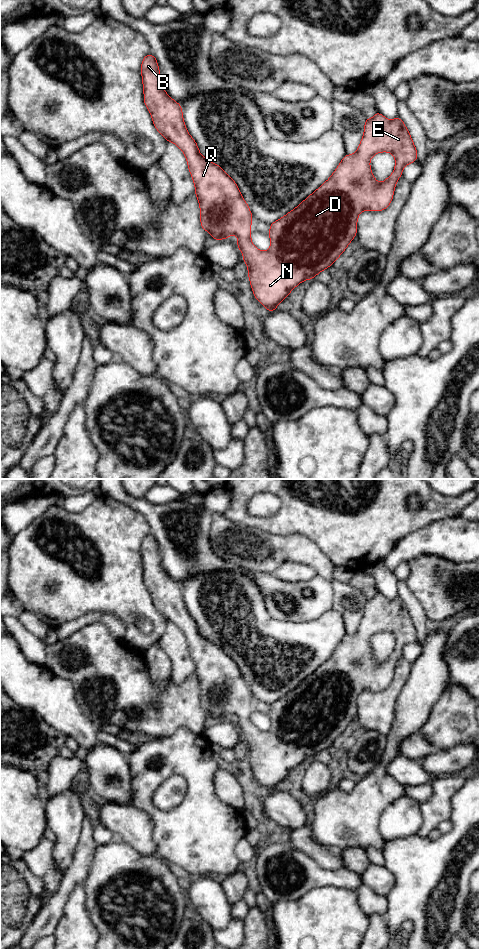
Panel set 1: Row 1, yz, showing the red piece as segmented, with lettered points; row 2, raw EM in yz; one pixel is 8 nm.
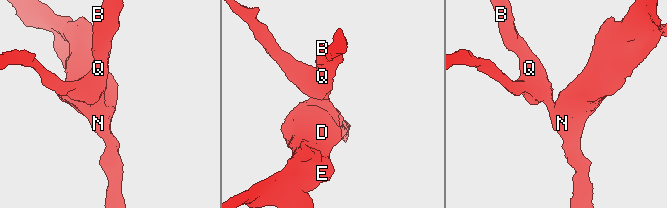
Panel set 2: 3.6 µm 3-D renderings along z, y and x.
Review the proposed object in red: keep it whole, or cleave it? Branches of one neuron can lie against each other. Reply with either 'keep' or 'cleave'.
keep

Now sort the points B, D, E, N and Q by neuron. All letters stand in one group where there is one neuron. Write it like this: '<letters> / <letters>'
B D E N Q

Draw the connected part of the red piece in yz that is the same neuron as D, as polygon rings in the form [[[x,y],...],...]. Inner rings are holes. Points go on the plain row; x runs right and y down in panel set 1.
[[[147,534],[143,538],[141,554],[144,583],[150,592],[155,608],[168,622],[177,625],[186,637],[188,648],[195,665],[194,673],[197,676],[200,686],[202,709],[210,713],[215,721],[227,719],[232,714],[235,714],[238,717],[237,727],[243,734],[243,741],[247,744],[248,757],[253,774],[267,791],[276,790],[277,785],[302,761],[311,760],[318,753],[330,747],[356,716],[359,694],[364,690],[377,692],[386,689],[392,681],[394,669],[398,659],[402,656],[403,648],[406,645],[417,641],[416,627],[408,609],[400,597],[389,600],[376,591],[373,598],[365,599],[364,615],[358,626],[357,632],[352,635],[346,634],[339,643],[337,649],[326,662],[301,682],[295,689],[270,704],[270,711],[268,714],[271,726],[264,732],[256,728],[251,721],[251,702],[253,701],[253,697],[237,664],[219,645],[210,642],[200,634],[197,623],[186,609],[181,585],[175,582],[162,567],[158,543],[152,534]],[[380,632],[389,632],[395,637],[394,652],[381,663],[376,661],[370,648],[370,639]]]

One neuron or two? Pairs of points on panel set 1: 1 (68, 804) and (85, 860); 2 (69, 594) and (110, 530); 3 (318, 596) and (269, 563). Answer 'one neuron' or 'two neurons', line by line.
1: two neurons
2: one neuron
3: two neurons

